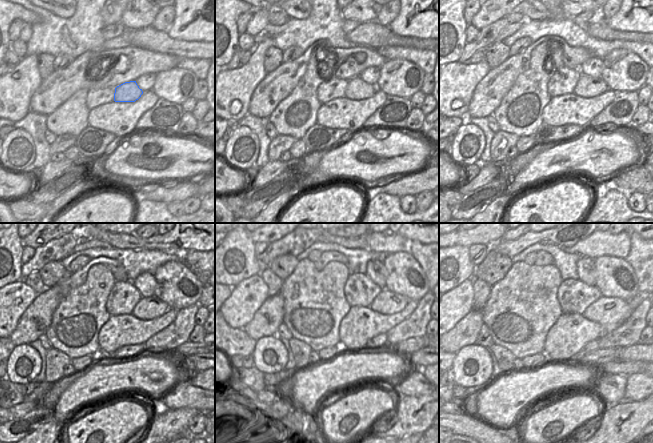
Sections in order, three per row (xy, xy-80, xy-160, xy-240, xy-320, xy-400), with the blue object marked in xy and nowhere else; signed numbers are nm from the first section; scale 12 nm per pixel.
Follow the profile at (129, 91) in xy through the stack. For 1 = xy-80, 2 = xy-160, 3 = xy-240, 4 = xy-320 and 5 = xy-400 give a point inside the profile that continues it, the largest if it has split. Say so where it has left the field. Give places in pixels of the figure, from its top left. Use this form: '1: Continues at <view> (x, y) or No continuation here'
1: Continues at xy-80 (357, 89)
2: Continues at xy-160 (587, 86)
3: Continues at xy-240 (147, 308)
4: Continues at xy-320 (385, 302)
5: Continues at xy-400 (611, 312)

